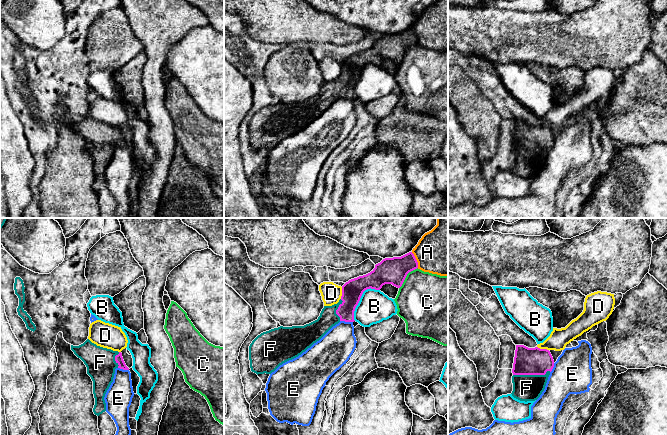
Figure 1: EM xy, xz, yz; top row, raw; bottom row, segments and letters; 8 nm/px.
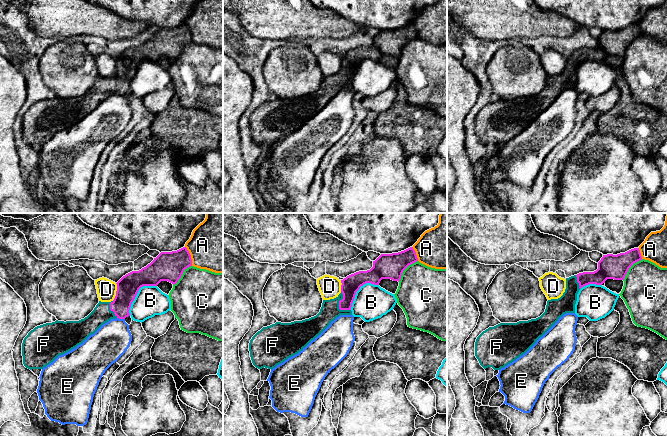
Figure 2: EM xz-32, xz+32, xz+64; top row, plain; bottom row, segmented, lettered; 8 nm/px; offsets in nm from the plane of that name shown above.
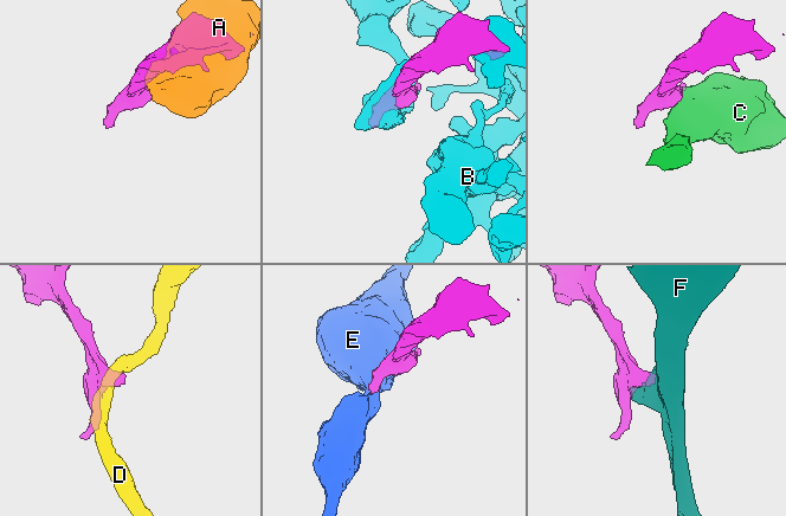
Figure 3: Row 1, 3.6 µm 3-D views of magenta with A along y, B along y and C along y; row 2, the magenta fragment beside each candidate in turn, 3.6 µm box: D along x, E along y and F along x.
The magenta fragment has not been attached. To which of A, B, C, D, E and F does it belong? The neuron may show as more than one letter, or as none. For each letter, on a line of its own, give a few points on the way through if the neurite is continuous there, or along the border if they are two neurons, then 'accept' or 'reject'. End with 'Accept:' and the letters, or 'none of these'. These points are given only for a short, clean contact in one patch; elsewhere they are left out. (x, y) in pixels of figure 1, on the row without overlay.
A: along xz (411, 28), (418, 43) | reject
B: reject
C: reject
D: reject
E: along xz (340, 96), (352, 98) | reject
F: accept
Accept: F

